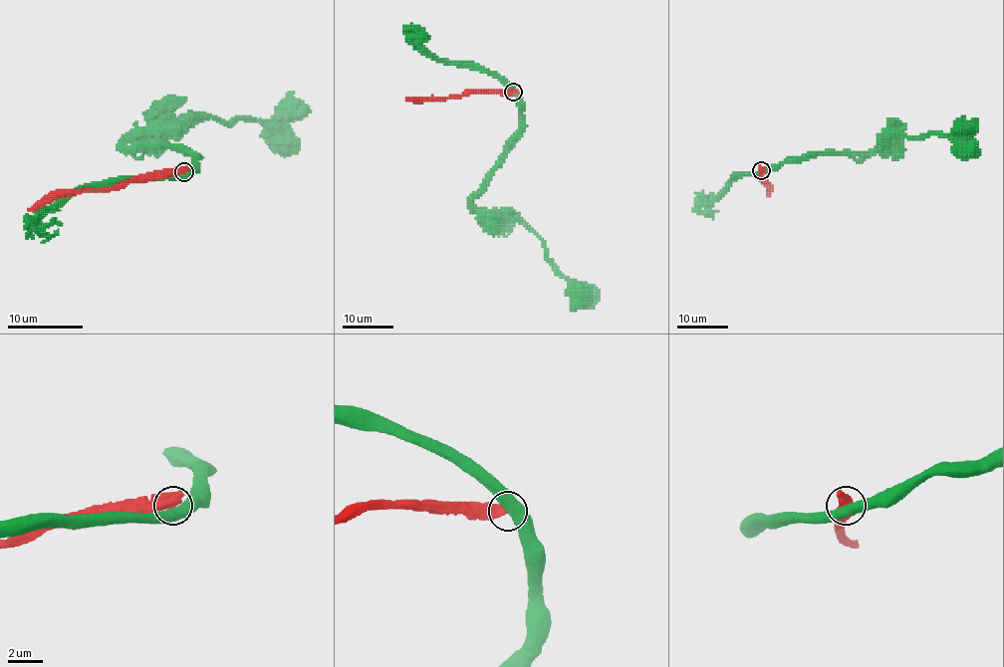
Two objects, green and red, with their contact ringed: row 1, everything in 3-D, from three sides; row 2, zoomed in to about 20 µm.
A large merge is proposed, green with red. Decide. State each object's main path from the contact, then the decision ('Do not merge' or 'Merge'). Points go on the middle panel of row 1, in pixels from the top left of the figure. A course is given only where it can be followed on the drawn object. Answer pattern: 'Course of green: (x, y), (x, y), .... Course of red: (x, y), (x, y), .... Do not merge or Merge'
Course of green: (513, 92), (520, 117), (517, 138), (472, 203), (520, 219), (542, 241), (547, 260), (597, 302). Course of red: (513, 92), (467, 92), (457, 96), (406, 100). Do not merge

